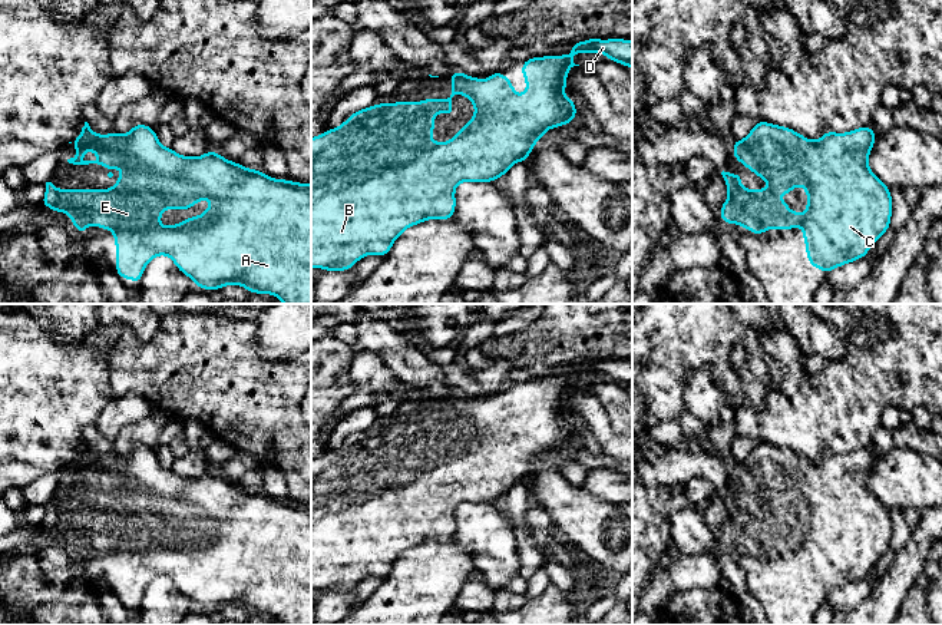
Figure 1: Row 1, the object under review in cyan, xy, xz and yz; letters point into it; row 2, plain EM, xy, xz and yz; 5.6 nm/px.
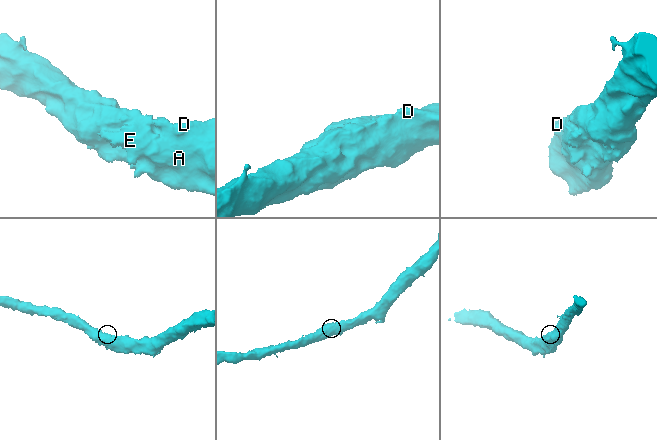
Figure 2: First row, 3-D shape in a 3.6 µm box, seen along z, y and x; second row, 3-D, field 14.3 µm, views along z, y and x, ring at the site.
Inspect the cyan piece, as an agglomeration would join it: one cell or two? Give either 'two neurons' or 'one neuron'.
one neuron

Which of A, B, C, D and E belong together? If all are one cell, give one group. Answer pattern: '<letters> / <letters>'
A B C D E

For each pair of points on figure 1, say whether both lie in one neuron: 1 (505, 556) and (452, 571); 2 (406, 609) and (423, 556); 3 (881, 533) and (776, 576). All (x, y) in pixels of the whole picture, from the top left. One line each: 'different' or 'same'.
1: different
2: same
3: same

